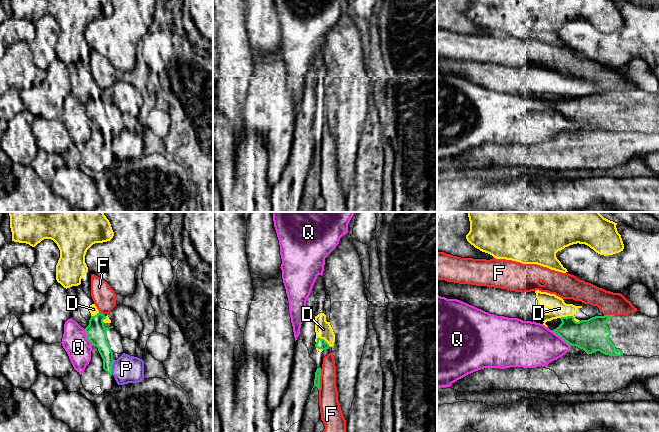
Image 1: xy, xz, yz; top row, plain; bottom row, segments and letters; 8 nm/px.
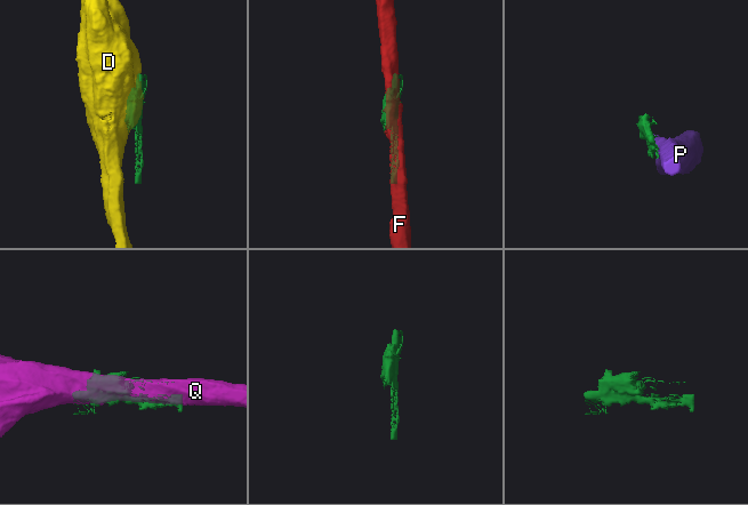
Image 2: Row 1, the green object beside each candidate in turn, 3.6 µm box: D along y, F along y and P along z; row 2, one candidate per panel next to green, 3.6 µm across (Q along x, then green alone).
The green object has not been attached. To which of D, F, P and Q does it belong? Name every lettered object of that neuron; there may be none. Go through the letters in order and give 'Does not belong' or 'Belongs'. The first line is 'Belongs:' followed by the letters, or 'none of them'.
Belongs: none of them
D: Does not belong
F: Does not belong
P: Does not belong
Q: Does not belong

